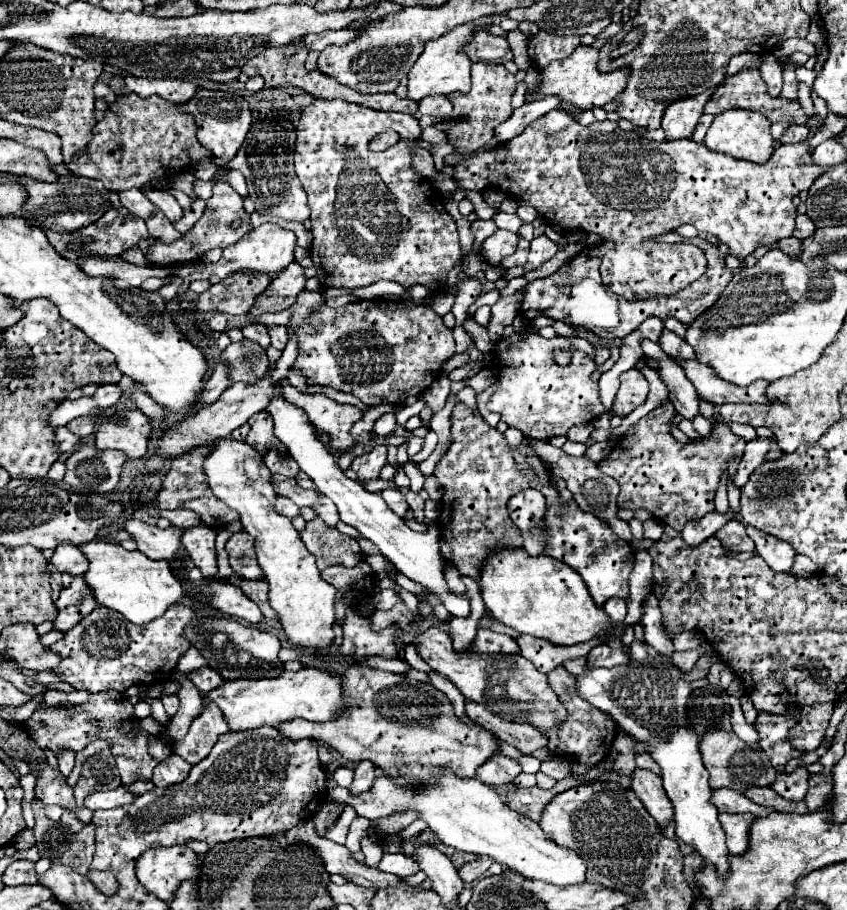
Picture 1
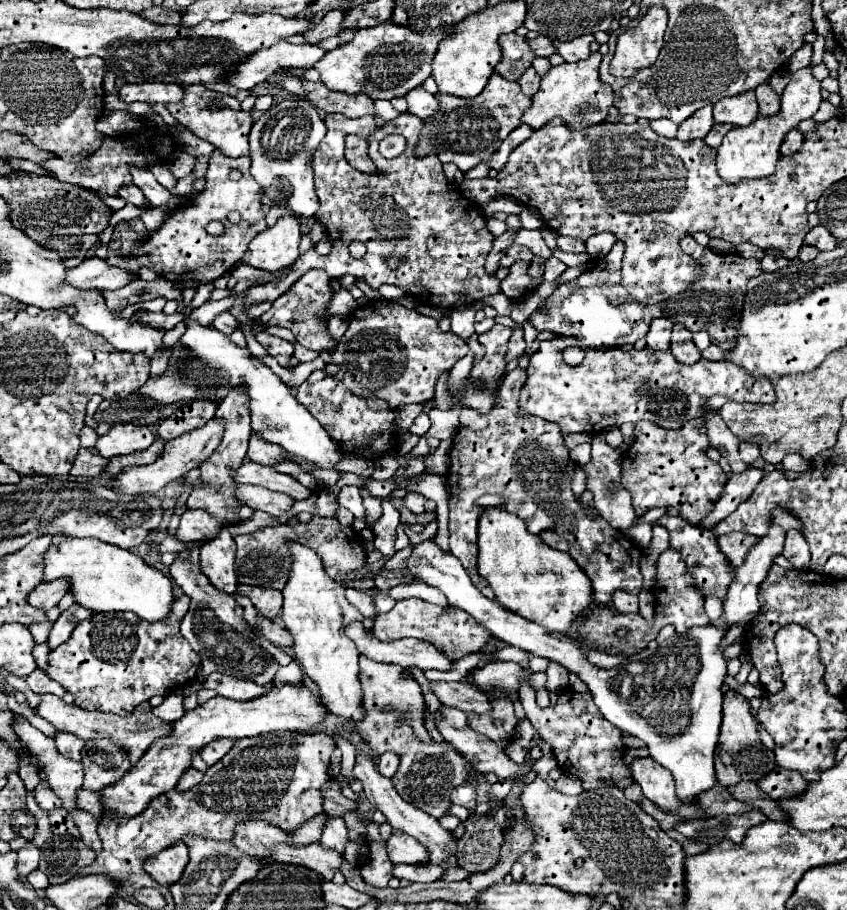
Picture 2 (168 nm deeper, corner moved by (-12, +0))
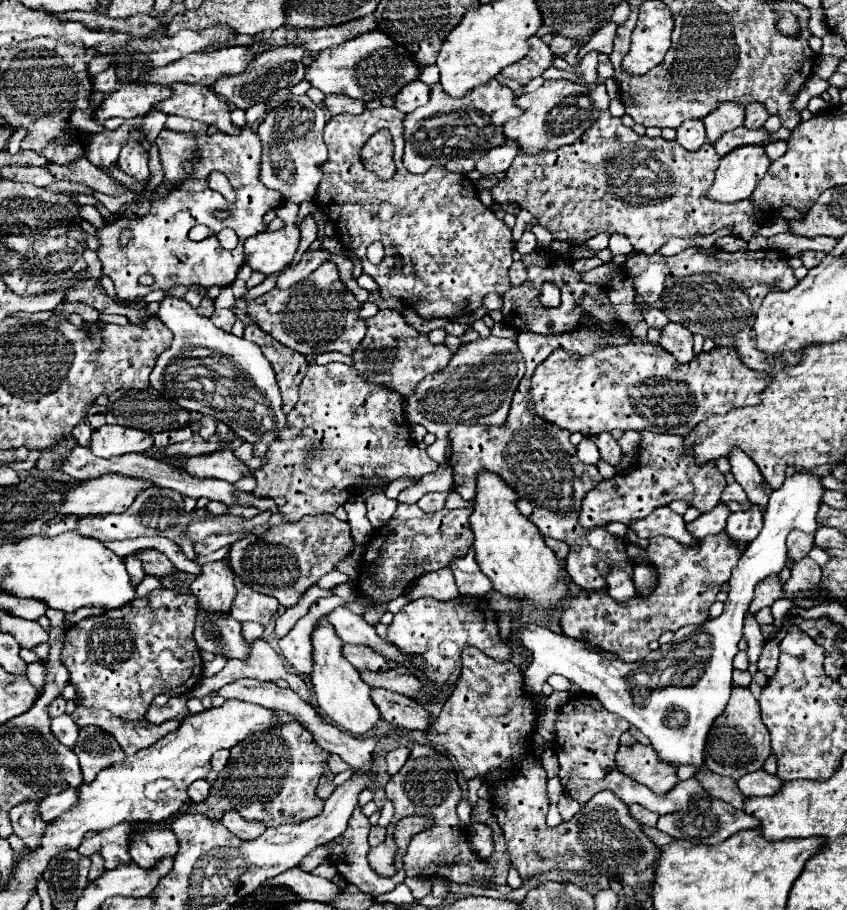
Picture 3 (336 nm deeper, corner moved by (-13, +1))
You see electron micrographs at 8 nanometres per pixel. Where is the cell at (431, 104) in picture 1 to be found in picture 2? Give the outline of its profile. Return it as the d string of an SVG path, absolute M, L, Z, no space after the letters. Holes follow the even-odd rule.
M423 86L411 90L411 94L405 96L407 104L409 104L409 112L419 116L419 118L429 118L431 114L439 112L439 100L435 94L429 94L423 90Z

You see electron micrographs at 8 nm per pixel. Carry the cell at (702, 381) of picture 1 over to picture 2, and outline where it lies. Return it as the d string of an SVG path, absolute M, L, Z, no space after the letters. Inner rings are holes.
M565 336L539 344L539 350L529 358L527 382L523 384L519 398L519 408L555 422L563 436L569 432L599 434L605 428L621 426L625 422L637 424L639 420L649 420L675 430L677 426L683 426L683 422L703 416L703 408L719 410L731 400L763 404L775 402L775 390L767 378L751 378L733 362L711 362L701 358L687 366L677 362L671 352L655 352L647 348L629 351L587 348L585 362L581 366L569 366L563 362L563 350L569 344L571 340ZM645 382L649 382L649 386L639 394L637 390Z

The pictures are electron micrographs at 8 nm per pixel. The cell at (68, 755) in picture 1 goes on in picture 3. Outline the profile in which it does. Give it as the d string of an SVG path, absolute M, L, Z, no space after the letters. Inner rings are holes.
M58 715L52 719L52 733L56 735L56 739L60 743L64 743L66 747L72 747L76 743L78 737L78 725L72 721L70 715Z

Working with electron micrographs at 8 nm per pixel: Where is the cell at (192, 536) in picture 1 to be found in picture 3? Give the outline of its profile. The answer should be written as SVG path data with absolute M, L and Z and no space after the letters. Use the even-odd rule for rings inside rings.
M228 559L206 563L202 575L192 583L192 595L198 599L198 605L206 613L230 613L236 587L234 573L230 571Z

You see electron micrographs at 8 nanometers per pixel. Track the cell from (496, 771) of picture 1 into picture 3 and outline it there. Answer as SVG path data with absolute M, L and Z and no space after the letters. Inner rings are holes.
M372 689L372 701L378 707L384 721L408 731L428 731L430 713L424 705L408 699L406 695L386 689Z

